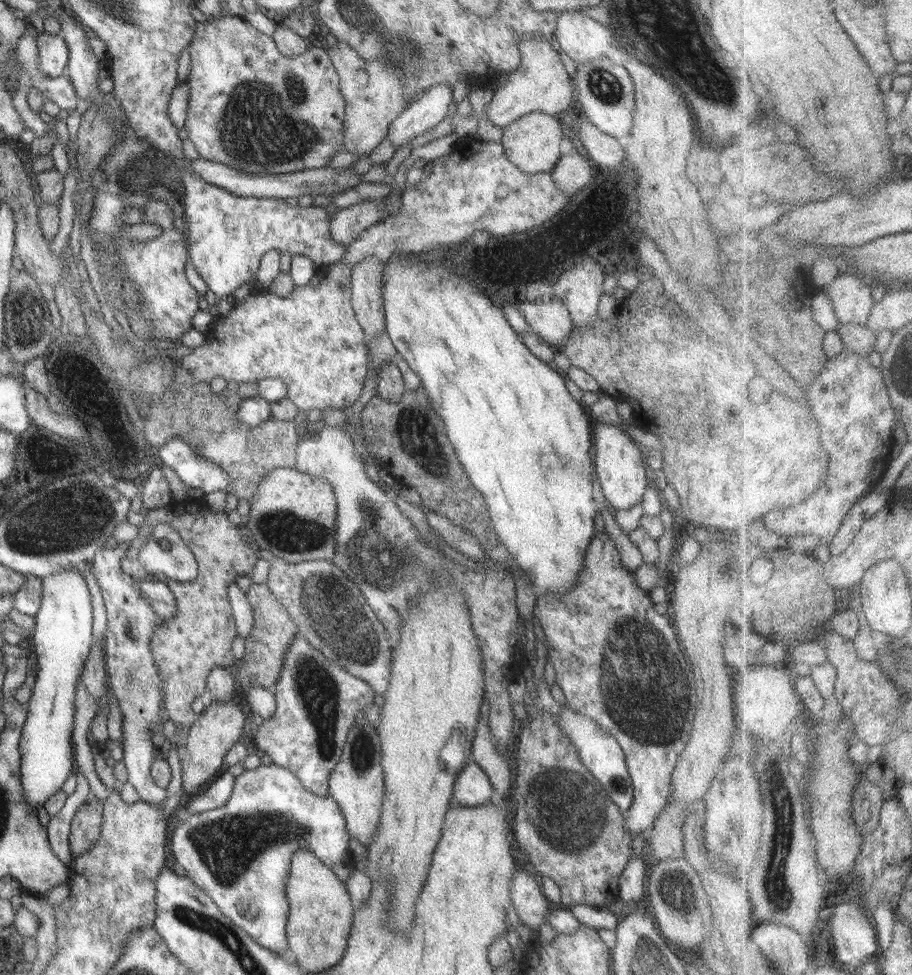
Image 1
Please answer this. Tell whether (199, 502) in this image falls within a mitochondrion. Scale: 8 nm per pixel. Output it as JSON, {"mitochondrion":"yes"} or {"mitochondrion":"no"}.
{"mitochondrion":"no"}

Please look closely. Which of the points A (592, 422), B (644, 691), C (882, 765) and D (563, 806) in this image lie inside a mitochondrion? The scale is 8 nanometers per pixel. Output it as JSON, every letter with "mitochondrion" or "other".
{"A":"other","B":"mitochondrion","C":"other","D":"mitochondrion"}

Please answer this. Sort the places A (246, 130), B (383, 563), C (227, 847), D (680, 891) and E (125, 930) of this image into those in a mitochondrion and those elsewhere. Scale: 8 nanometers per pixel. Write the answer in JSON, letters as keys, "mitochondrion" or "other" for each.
{"A":"mitochondrion","B":"mitochondrion","C":"mitochondrion","D":"mitochondrion","E":"other"}

